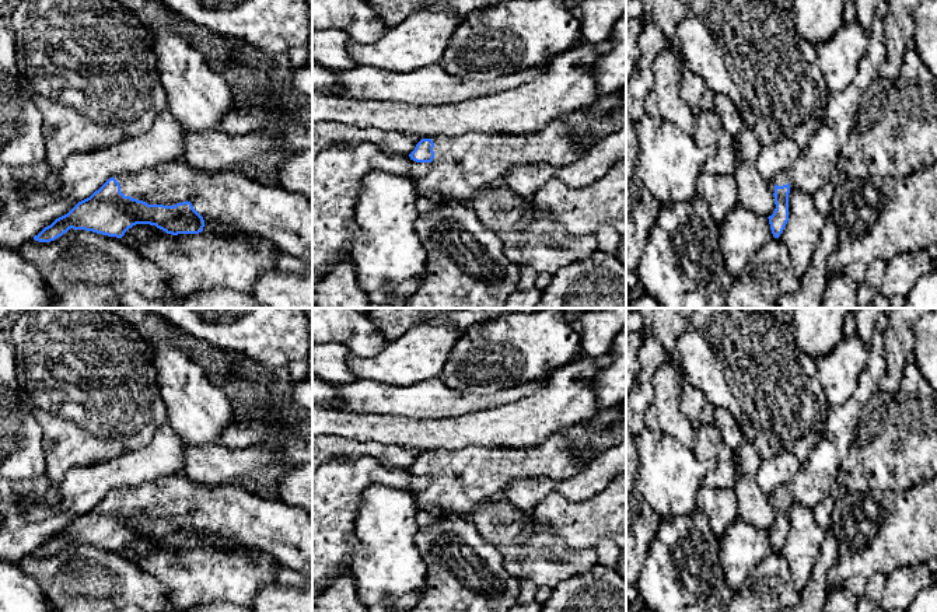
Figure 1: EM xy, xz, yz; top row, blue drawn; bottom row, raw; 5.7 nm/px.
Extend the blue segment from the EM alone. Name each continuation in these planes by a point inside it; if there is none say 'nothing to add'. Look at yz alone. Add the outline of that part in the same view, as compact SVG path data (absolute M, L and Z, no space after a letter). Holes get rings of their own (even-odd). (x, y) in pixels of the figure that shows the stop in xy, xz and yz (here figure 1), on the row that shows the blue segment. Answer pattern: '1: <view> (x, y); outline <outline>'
1: yz (814, 168); outline M881 1L874 13L868 32L868 48L856 77L845 90L829 97L824 120L801 150L798 160L769 181L772 193L775 193L776 185L789 183L790 192L800 189L814 195L832 182L839 151L854 126L859 101L878 77L887 55L884 45L885 14L887 3Z

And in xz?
1: xz (462, 167); outline M552 122L532 134L431 137L434 158L426 175L415 183L419 197L441 195L447 202L469 203L482 190L500 185L514 165L566 165L580 154L580 133Z

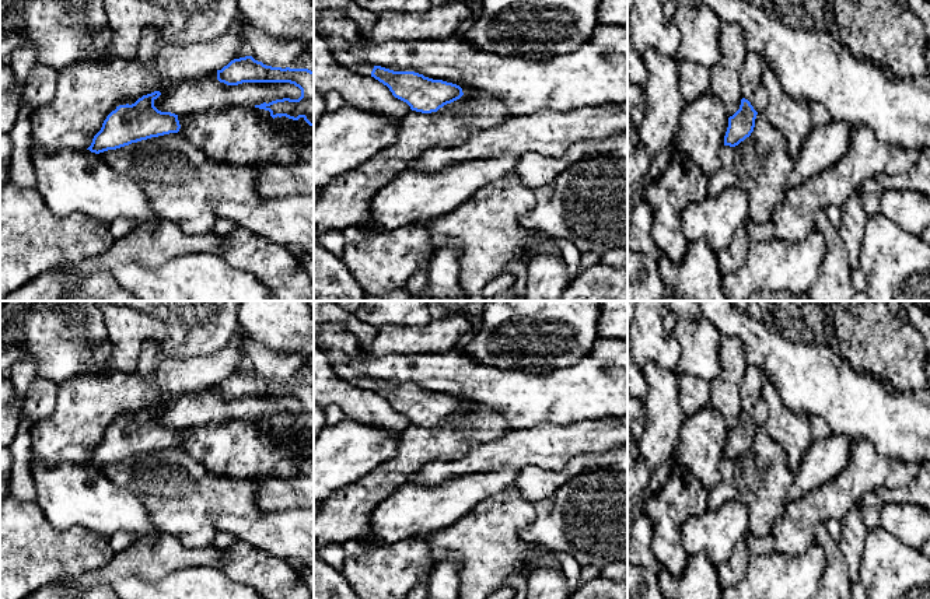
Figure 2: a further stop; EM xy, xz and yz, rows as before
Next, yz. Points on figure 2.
nothing to add

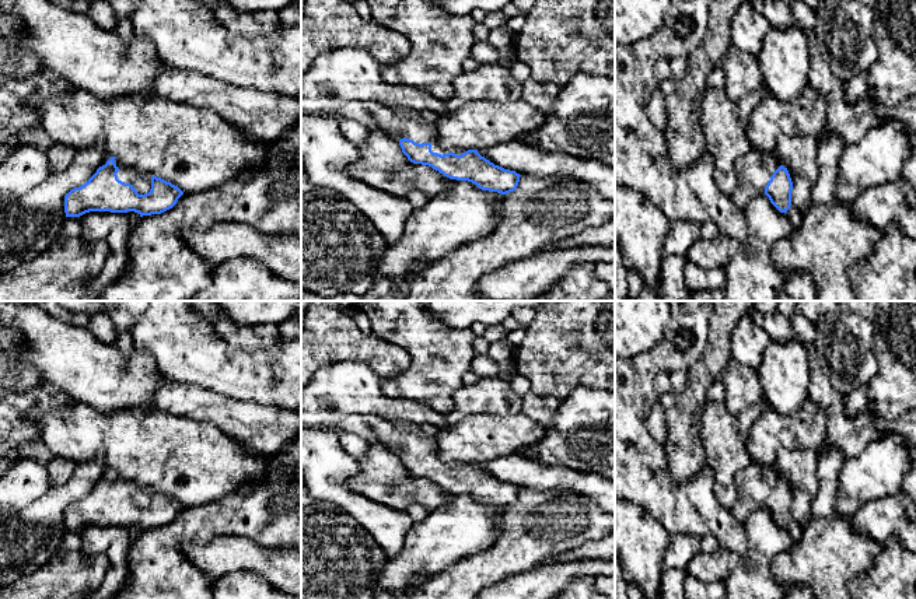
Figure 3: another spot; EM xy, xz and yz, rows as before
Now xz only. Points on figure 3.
1: xz (420, 126); outline M364 102L364 109L370 112L378 130L389 134L395 140L403 137L415 143L430 143L431 151L448 154L437 143L437 115L430 111L387 108L378 102Z

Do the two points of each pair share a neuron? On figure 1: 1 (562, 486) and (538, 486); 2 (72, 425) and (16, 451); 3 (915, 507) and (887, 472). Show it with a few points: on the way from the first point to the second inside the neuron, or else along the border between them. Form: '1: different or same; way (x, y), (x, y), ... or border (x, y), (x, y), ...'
1: same; way (556, 486), (544, 486)
2: different; border (28, 409), (42, 433), (45, 472)
3: different; border (922, 479), (902, 490), (867, 490)

